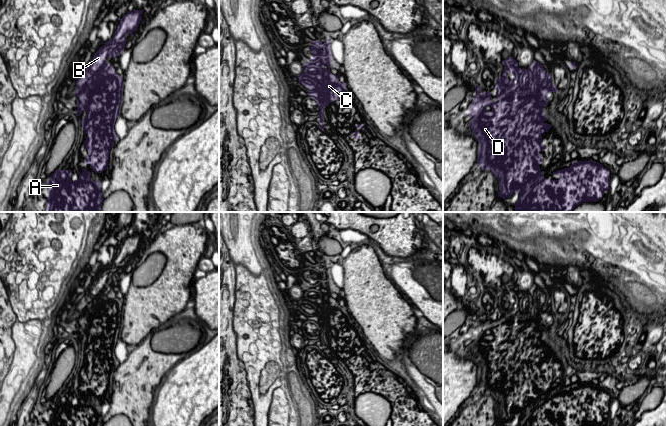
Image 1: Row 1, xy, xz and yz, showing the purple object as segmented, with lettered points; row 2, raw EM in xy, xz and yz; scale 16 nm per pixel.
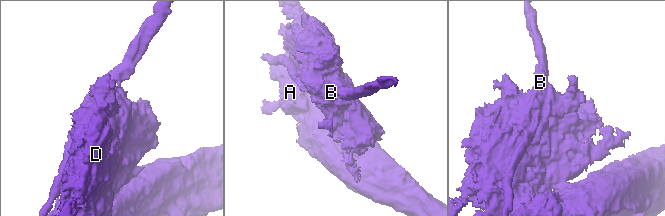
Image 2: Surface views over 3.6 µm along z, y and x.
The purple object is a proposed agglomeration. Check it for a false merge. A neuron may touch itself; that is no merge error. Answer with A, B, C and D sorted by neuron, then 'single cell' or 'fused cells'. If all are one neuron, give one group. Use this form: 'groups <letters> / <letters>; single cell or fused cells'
groups A C D / B; fused cells

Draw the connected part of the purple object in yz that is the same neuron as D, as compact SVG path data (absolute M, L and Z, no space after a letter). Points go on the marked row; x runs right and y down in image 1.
M512 56L503 60L504 72L500 78L496 78L494 89L497 90L496 96L498 100L492 101L491 93L480 90L479 85L475 85L475 91L468 115L471 122L468 126L479 143L479 156L477 159L478 167L481 170L488 169L499 180L498 196L505 199L512 197L516 192L519 199L515 204L515 212L572 212L579 204L584 202L596 202L600 200L605 191L610 186L610 171L603 165L594 162L592 159L588 161L576 161L565 169L557 170L552 174L558 175L558 180L548 180L541 173L539 165L542 157L540 151L546 146L542 144L542 134L548 132L552 125L547 124L546 115L543 108L548 105L548 93L558 92L556 86L552 84L551 72L545 74L545 78L540 78L540 72L543 67L539 62L534 61L527 69L518 67L518 62Z

